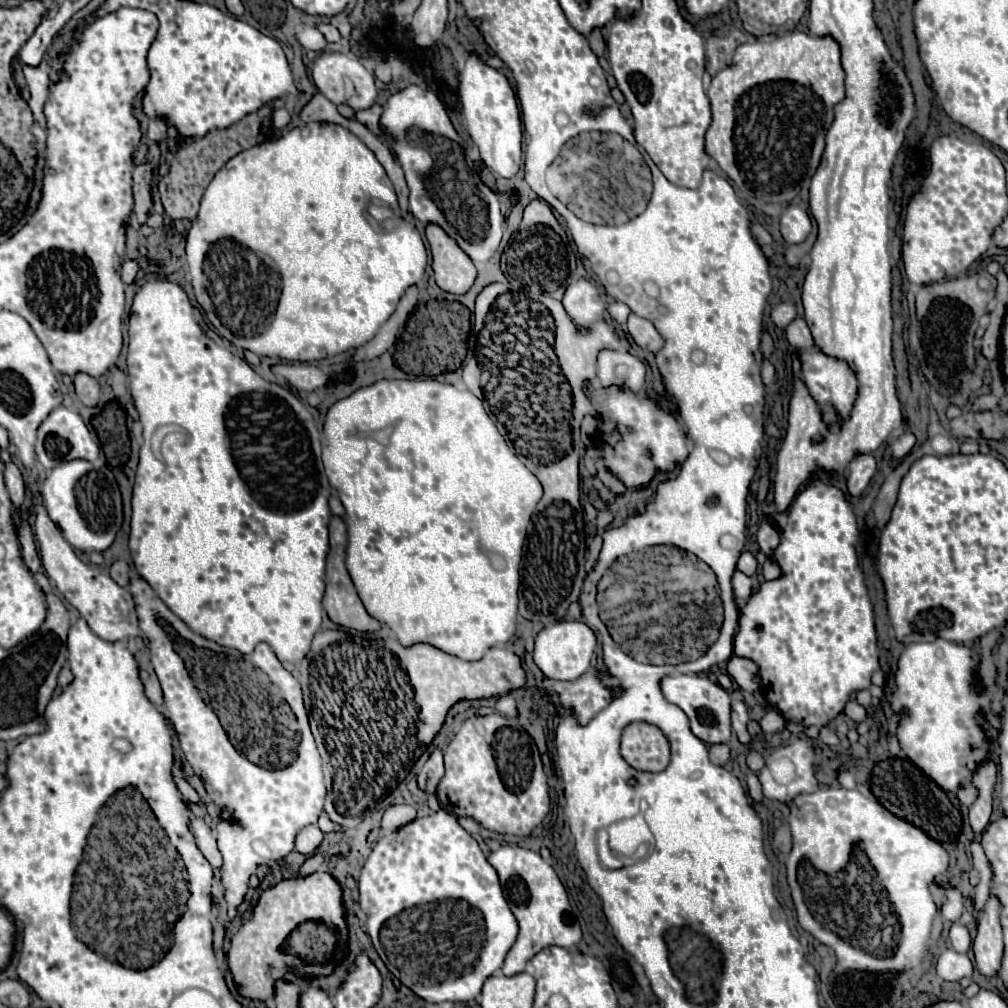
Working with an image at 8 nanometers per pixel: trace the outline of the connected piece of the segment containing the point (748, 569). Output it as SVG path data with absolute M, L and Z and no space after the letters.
M743 551L741 557L739 557L739 561L737 561L737 569L743 571L745 575L755 575L755 571L757 571L757 559L755 559L755 555L749 553L749 551Z

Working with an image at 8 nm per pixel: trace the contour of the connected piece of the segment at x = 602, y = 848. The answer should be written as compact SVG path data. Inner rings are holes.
M605 829L599 831L599 859L601 859L601 863L603 863L607 869L611 869L611 871L625 867L625 863L607 847L607 833L605 833Z

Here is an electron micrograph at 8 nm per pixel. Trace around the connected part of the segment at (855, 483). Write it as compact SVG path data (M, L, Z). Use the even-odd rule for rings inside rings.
M857 455L851 463L849 463L849 471L847 471L847 491L851 497L859 497L865 487L869 485L869 481L873 479L873 475L877 473L877 461L873 459L873 455Z

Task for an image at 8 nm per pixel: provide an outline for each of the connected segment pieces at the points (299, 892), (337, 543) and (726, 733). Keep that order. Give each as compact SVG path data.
M313 873L305 879L287 879L277 883L273 889L261 893L257 907L253 909L251 921L247 921L231 941L231 949L227 953L227 965L237 985L239 995L247 999L269 999L273 997L273 983L283 977L283 973L298 970L304 977L329 975L335 966L326 963L309 965L299 957L293 957L283 951L285 941L291 931L307 921L327 923L337 929L341 940L348 936L348 926L343 919L345 907L341 901L341 887L329 873Z
M333 515L333 517L331 517L331 523L329 523L329 543L331 543L331 549L329 549L329 557L327 557L327 579L325 579L327 589L325 589L325 599L323 599L323 607L327 609L329 619L331 619L331 621L335 621L337 625L345 625L345 627L351 627L351 629L357 629L357 631L377 631L377 629L381 627L381 625L379 625L379 621L377 621L377 619L373 619L373 617L365 611L365 607L363 607L363 603L361 603L361 599L359 599L359 595L357 595L357 591L355 591L355 585L353 585L353 581L351 581L351 577L349 577L347 569L345 569L347 529L345 529L343 519L341 519L341 517L337 517L337 515Z
M667 675L661 679L661 691L667 701L675 703L689 717L689 725L695 737L705 745L727 743L731 737L731 696L714 681L699 675Z

